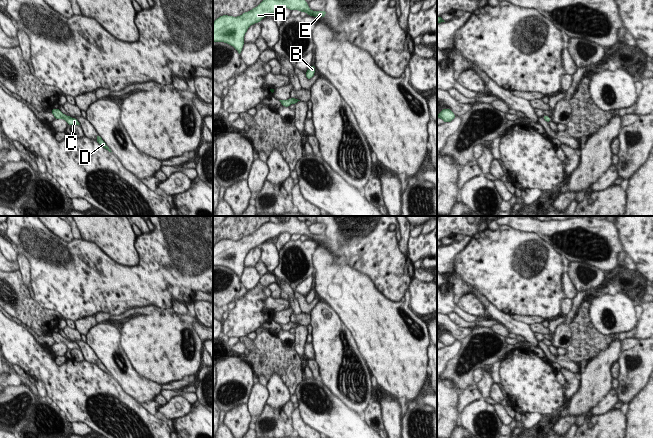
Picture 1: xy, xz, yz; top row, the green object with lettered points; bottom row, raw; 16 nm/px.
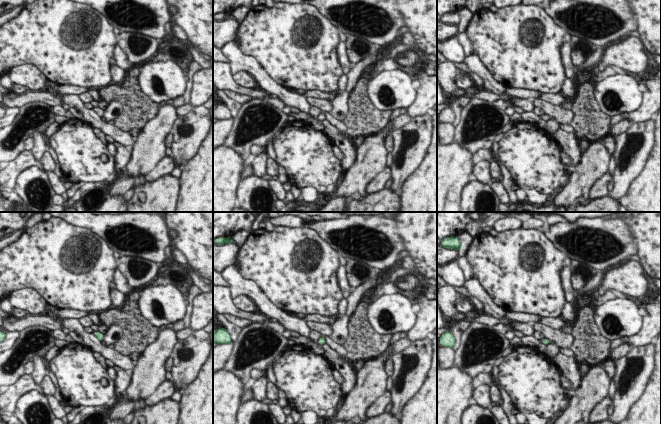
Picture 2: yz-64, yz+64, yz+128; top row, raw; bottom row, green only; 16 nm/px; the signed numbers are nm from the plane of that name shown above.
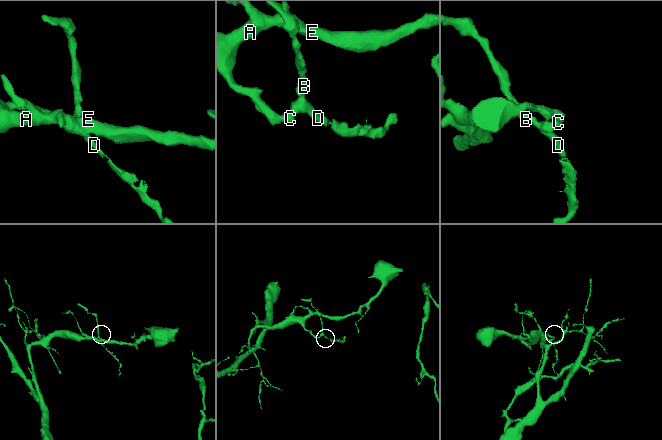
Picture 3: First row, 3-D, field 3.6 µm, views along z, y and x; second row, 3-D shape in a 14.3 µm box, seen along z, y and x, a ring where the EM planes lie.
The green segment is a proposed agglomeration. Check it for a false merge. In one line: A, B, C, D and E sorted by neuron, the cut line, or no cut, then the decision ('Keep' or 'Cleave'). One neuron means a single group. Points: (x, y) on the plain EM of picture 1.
Groups: A B C D E. No split. Keep.

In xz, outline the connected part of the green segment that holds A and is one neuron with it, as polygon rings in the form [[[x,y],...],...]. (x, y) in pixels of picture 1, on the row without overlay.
[[[290,216],[288,222],[275,224],[266,222],[252,234],[240,240],[233,241],[222,239],[213,246],[213,266],[224,266],[233,270],[238,277],[242,276],[244,270],[244,260],[248,252],[260,246],[267,239],[280,235],[283,232],[306,236],[307,239],[315,242],[324,242],[326,235],[313,235],[309,232],[305,222],[297,219],[297,216]]]

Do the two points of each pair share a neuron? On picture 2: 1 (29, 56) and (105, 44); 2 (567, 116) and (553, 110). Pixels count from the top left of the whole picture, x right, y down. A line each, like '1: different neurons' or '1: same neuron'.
1: same neuron
2: same neuron

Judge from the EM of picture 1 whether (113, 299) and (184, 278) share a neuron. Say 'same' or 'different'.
same

